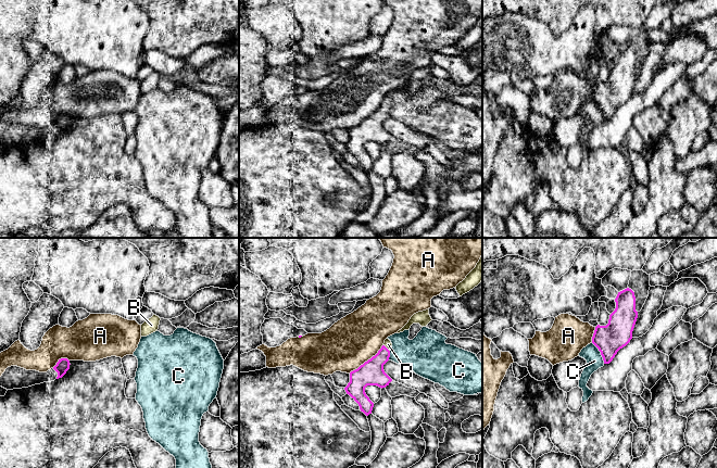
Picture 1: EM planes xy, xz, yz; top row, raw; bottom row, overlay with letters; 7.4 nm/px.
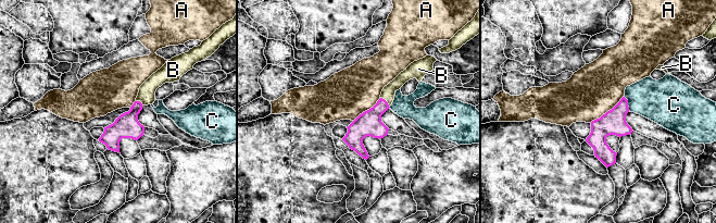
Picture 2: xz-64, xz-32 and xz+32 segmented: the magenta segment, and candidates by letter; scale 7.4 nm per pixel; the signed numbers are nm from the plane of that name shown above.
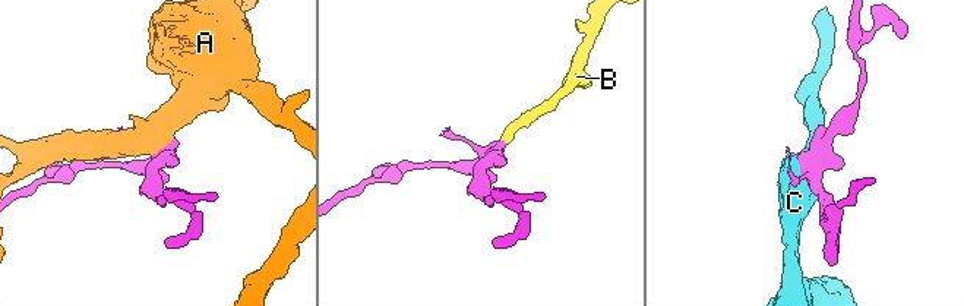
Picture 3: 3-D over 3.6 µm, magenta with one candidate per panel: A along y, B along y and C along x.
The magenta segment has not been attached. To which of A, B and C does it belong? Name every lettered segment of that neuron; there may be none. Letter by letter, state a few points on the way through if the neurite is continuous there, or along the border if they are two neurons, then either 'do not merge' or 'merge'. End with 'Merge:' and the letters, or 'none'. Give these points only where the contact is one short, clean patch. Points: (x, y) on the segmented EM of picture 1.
A: do not merge
B: across xz (372, 372), (386, 348), (388, 344) | merge
C: along yz (592, 342), (600, 352), (604, 363) | do not merge
Merge: B

